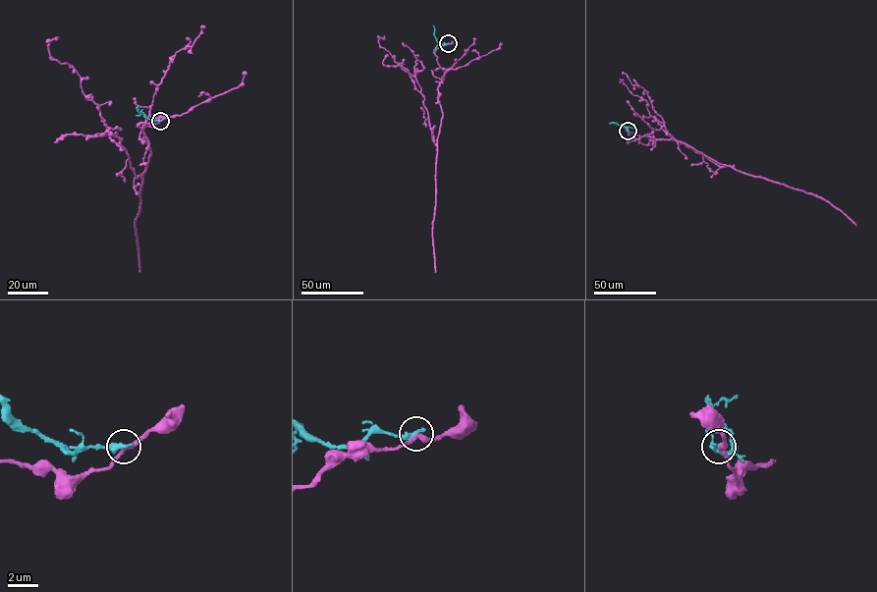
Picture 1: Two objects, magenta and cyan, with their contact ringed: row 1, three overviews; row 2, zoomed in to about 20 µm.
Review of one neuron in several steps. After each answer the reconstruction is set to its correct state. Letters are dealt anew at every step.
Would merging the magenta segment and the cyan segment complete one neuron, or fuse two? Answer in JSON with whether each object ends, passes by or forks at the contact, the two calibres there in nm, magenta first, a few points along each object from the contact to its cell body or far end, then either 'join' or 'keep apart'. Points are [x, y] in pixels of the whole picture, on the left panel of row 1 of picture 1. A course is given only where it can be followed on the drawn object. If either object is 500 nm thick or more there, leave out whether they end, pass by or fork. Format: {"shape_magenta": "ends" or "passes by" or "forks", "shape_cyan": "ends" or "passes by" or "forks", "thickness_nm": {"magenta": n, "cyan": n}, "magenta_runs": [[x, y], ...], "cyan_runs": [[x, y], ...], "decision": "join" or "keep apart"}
{"shape_magenta": "passes by", "shape_cyan": "ends", "thickness_nm": {"magenta": 260, "cyan": 440}, "magenta_runs": [[160, 120], [137, 125], [155, 118], [149, 112], [151, 153], [137, 178], [80, 75], [49, 55], [56, 36]], "cyan_runs": [[160, 120], [148, 119], [137, 110], [137, 106], [136, 108]], "decision": "keep apart"}

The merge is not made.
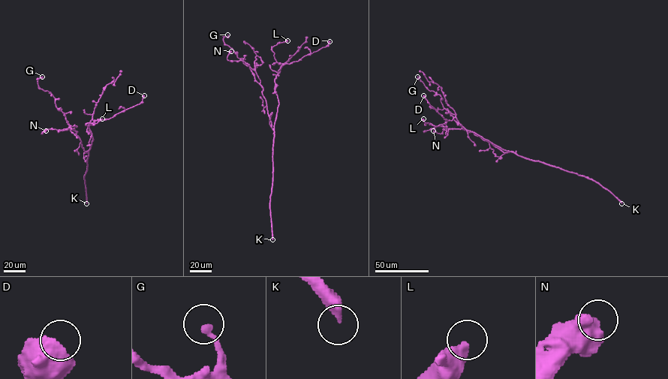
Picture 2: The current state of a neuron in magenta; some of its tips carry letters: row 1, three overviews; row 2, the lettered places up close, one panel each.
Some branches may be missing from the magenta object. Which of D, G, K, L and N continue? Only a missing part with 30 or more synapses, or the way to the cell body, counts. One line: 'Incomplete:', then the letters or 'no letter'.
Incomplete: K

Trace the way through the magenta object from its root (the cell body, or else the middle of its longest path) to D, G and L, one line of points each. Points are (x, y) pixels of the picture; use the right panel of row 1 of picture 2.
D: (510, 151), (467, 130), (455, 117), (452, 120), (444, 118), (423, 95)
G: (510, 151), (504, 152), (473, 132), (464, 130), (443, 106), (440, 95), (429, 91), (417, 76)
L: (510, 151), (467, 130), (455, 117), (437, 126), (425, 124), (423, 118)

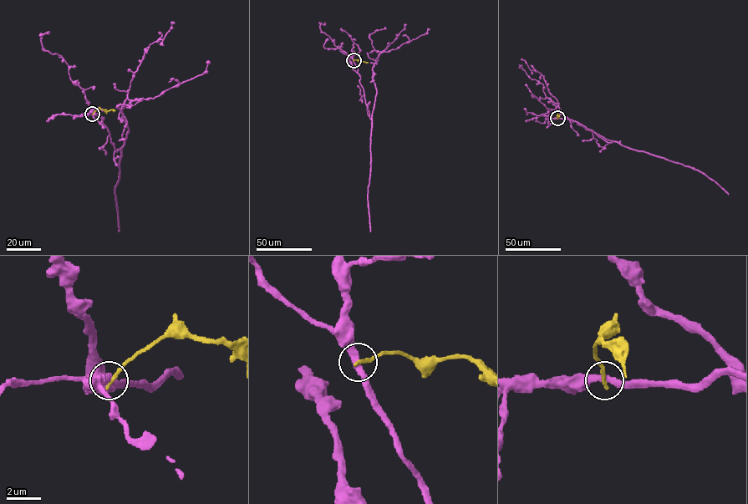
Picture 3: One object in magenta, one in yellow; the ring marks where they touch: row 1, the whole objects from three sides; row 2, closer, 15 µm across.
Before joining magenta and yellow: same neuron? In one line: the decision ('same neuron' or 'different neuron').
different neuron

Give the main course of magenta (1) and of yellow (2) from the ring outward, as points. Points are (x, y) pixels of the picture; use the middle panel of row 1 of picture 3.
1: (353, 60), (371, 119), (377, 94), (372, 67), (378, 55), (397, 49), (424, 34), (429, 28)
2: (353, 60), (368, 63)

